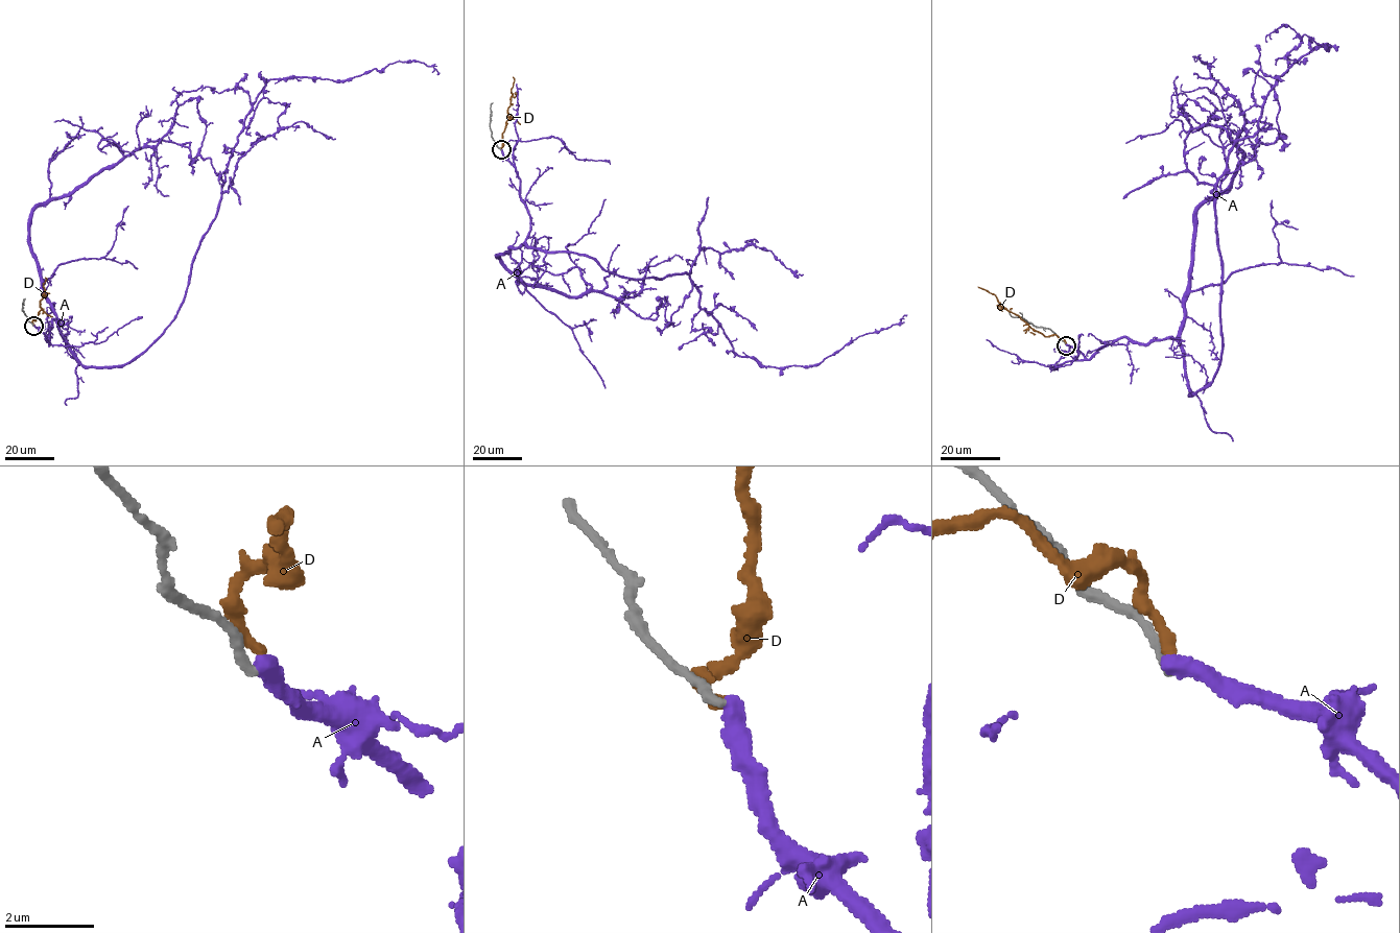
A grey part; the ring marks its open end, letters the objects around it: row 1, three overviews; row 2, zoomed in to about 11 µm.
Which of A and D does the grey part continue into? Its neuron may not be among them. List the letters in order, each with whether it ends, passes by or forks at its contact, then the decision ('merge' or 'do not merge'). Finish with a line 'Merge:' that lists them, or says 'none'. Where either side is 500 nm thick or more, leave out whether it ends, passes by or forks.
A: it ends | do not merge
D: it ends | do not merge
Merge: none

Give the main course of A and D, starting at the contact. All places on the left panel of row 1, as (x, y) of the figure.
A: (33, 326), (47, 337), (62, 320), (87, 366), (124, 365), (161, 334), (269, 80), (412, 61), (439, 74)
D: (32, 324), (41, 309), (45, 278)

